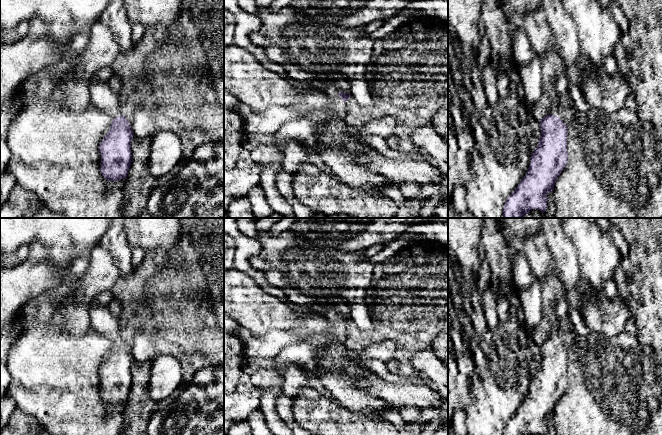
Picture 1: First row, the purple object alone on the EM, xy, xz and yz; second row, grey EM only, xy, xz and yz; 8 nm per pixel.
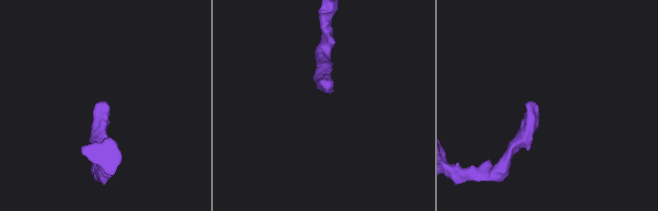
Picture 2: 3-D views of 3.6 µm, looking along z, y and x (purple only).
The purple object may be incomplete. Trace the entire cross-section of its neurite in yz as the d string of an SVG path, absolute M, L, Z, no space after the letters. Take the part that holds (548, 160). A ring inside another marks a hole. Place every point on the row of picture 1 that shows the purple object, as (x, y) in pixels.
M568 94L560 95L557 101L558 104L550 109L548 115L539 120L541 138L531 155L526 175L506 199L501 218L524 218L532 209L539 209L542 213L547 209L547 194L553 191L558 176L568 163L567 129L576 112Z

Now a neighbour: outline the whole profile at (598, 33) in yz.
M598 0L562 2L575 24L581 58L598 64L611 56L622 32L609 8L602 6Z

